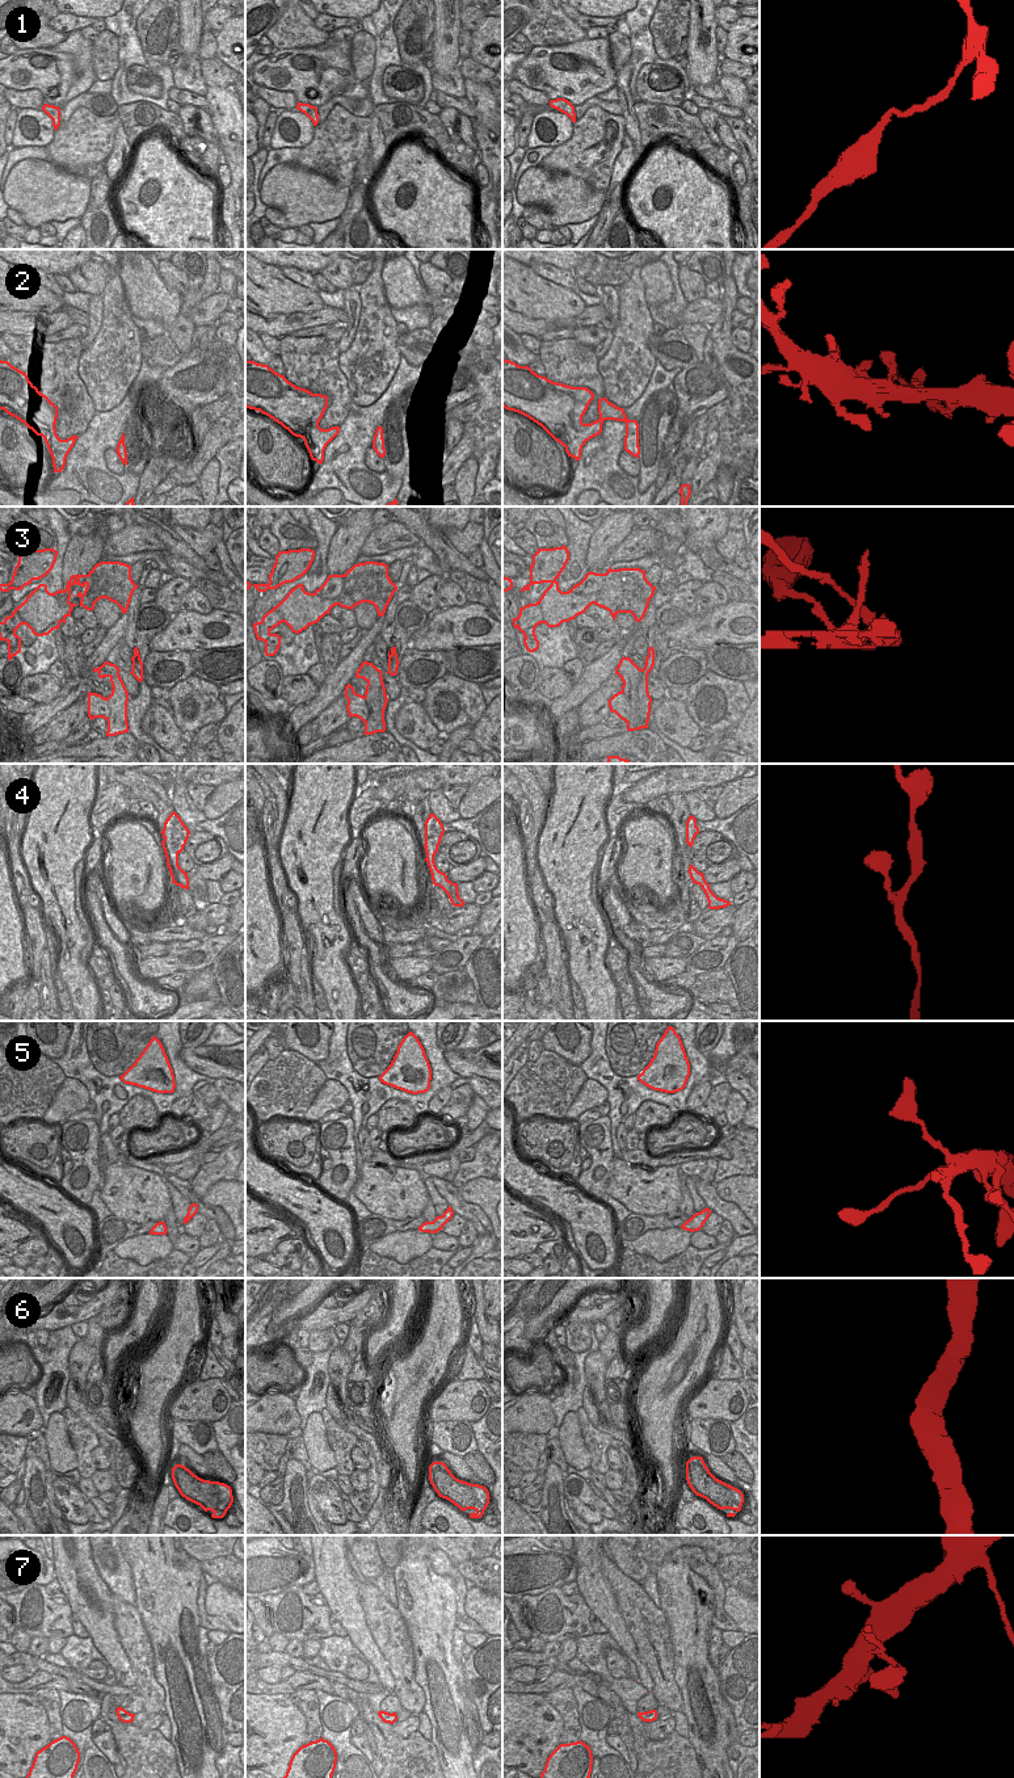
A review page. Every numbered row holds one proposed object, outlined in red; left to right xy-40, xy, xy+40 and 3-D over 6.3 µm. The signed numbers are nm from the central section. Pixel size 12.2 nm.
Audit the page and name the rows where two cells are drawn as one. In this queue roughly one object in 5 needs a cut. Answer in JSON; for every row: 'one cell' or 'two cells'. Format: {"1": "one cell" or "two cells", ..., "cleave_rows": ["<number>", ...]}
{"1": "one cell", "2": "one cell", "3": "two cells", "4": "one cell", "5": "one cell", "6": "one cell", "7": "one cell", "cleave_rows": ["3"]}

